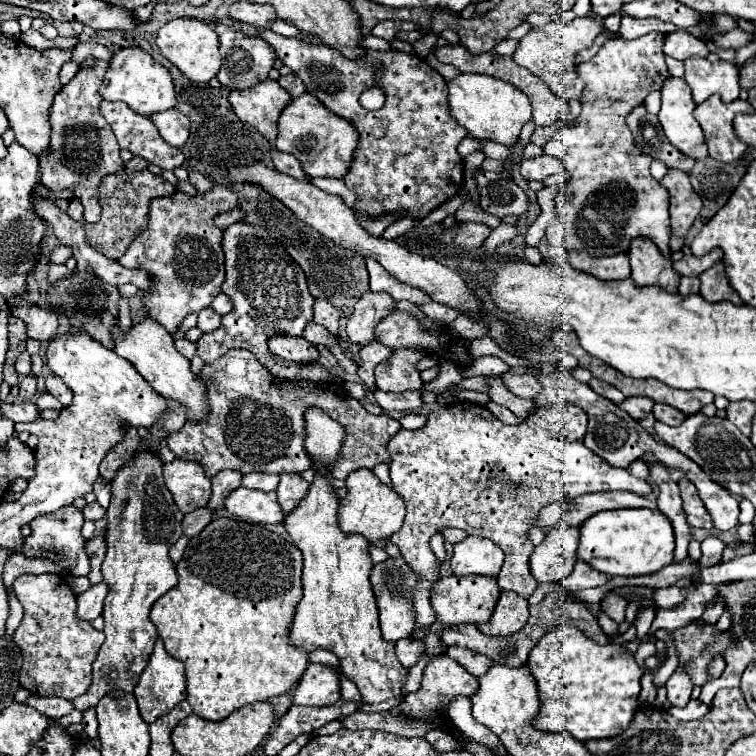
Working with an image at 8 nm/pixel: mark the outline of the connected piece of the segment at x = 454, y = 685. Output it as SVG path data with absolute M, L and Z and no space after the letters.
M447 654L435 656L433 662L425 668L423 672L423 680L421 680L421 688L407 694L405 700L387 710L387 712L357 712L351 714L343 720L343 726L349 730L361 730L361 728L373 728L373 730L383 730L383 732L391 732L403 738L415 738L415 736L425 736L431 730L443 730L451 736L457 736L453 722L447 714L447 706L453 698L457 696L467 696L471 698L471 694L475 694L479 690L479 682L467 674L467 670L463 670L463 666L459 666L455 660L447 658Z

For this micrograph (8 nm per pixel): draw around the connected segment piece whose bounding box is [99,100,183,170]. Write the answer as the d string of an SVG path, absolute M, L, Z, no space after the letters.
M107 100L101 102L99 112L101 112L103 118L111 124L111 128L113 128L113 132L115 132L115 136L117 136L119 146L125 148L125 150L129 150L133 156L141 156L141 158L149 160L151 164L161 166L163 170L173 170L173 168L177 168L177 166L183 164L183 154L181 154L181 150L169 146L169 144L159 136L157 126L155 126L147 116L141 116L141 114L133 112L133 110L127 108L123 102L107 102Z

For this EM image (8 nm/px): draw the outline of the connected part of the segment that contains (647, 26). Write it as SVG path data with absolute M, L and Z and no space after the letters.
M623 16L621 18L621 28L619 28L619 36L621 38L627 38L627 40L633 40L633 38L639 38L643 34L649 34L649 32L661 32L661 34L669 34L669 32L675 32L677 28L669 22L663 22L663 20L657 20L657 18L645 18L645 20L633 20L631 16Z

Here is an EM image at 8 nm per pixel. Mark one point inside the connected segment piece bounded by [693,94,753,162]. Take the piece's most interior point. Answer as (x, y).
(715, 117)

